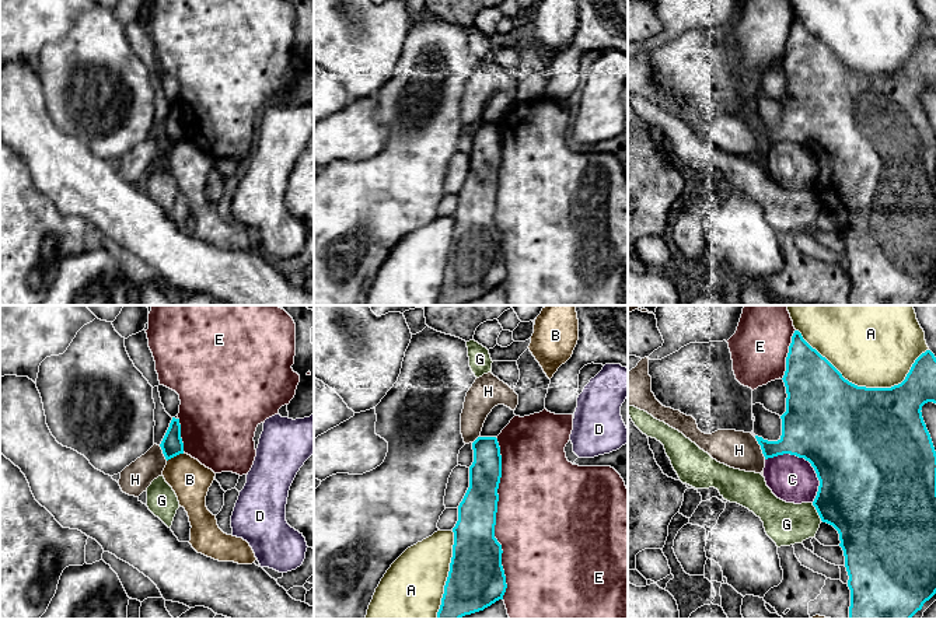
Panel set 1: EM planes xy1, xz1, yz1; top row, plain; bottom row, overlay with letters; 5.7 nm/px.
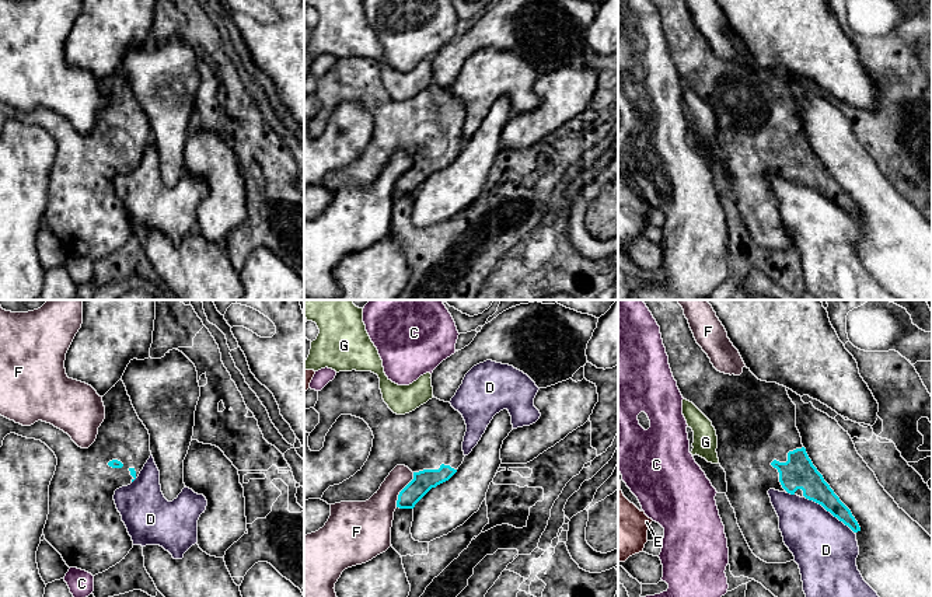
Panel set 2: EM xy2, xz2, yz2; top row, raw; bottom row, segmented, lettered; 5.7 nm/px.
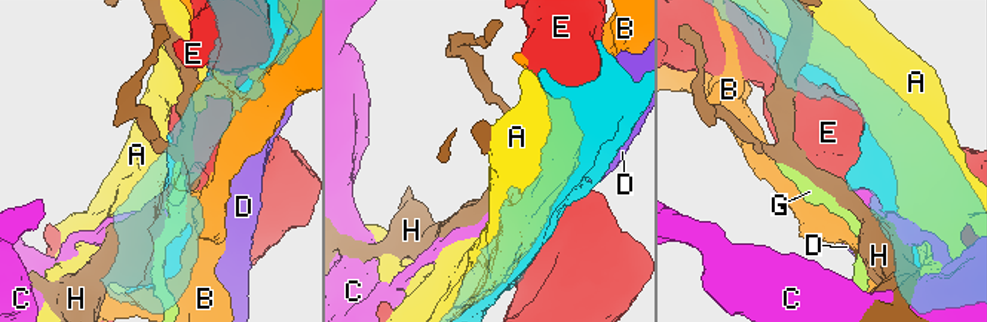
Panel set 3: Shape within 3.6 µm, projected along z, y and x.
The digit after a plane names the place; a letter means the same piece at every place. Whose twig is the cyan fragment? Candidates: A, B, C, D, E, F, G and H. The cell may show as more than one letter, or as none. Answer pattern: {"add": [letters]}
{"add": []}

